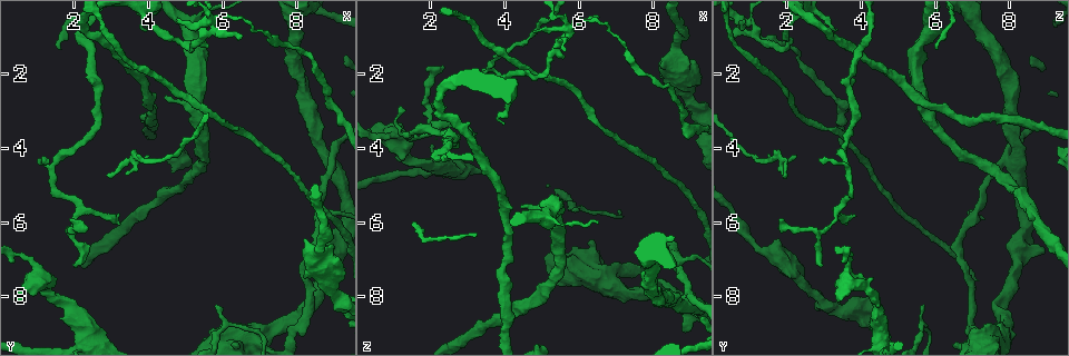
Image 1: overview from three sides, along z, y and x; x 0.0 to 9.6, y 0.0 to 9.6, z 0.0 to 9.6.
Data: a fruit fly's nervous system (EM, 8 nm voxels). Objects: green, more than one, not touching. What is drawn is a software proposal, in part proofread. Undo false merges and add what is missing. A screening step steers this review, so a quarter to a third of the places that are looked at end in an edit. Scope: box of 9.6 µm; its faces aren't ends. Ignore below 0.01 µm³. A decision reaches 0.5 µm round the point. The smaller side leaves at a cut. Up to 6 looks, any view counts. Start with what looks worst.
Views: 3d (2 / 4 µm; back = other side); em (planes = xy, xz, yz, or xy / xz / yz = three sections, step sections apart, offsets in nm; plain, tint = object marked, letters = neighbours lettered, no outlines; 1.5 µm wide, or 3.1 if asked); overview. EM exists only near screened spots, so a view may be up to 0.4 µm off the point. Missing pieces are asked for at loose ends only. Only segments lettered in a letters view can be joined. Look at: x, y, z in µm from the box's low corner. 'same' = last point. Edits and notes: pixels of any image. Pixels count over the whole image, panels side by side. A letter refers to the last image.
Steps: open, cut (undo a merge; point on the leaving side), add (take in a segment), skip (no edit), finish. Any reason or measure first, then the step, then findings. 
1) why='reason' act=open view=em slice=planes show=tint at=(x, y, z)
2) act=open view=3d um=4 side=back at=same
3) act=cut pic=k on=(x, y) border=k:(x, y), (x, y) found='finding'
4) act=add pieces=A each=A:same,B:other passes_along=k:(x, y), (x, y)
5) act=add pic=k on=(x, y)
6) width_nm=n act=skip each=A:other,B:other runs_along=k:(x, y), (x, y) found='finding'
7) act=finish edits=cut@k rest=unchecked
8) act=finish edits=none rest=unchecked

why='an open end' act=open view=em slice=yz step=4 show=tint at=(1.90, 5.90, 1.95)

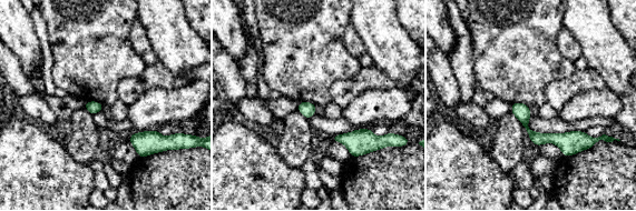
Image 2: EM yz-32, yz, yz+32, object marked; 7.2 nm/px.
why='another direction' act=open view=em slice=planes show=letters at=same

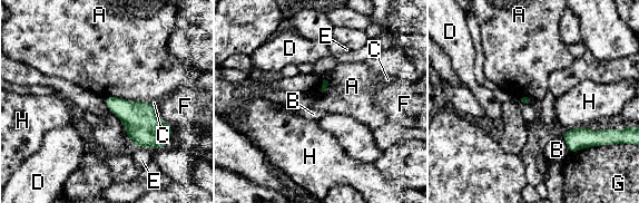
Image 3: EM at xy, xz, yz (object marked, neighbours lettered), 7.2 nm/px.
act=skip each=A:other,B:other,C:other,D:other,E:other,F:other,G:other,H:other border=3:(105, 97), (148, 103) found='no lettered segment goes on from it'

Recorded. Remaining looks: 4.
why='abrupt turn' act=open view=em slice=xy step=4 show=letters at=(6.05, 8.75, 5.70)

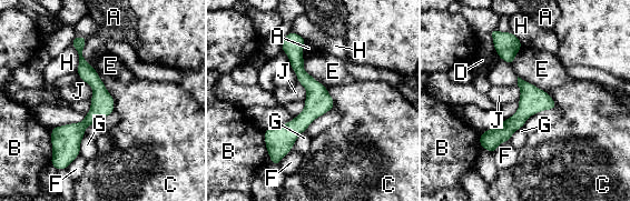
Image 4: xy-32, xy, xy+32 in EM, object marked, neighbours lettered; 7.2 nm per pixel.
why='cut it another way' act=open view=em slice=xz step=4 show=letters at=same

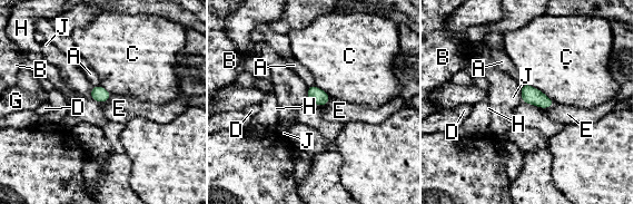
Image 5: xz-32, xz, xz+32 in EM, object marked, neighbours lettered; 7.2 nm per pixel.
act=skip each=A:other,B:other,C:other,D:other,E:other,G:other,H:other,J:other border=5:(519, 86), (522, 102) found='continuous, no second cell'

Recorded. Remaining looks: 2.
why='an open end' act=open view=em slice=yz step=4 show=letters at=(1.60, 1.35, 6.05)

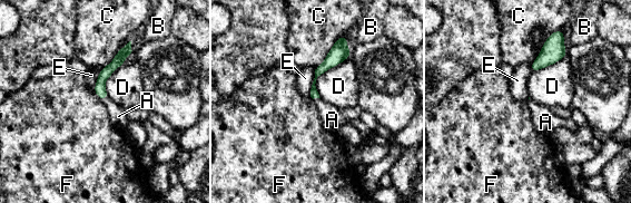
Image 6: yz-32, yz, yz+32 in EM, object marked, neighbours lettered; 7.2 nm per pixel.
act=add pic=6 on=(332, 119) each=A:same,B:other,C:other,D:other,E:other,F:other found='it goes on there'

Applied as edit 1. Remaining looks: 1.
act=finish edits=add@6 rest=unchecked

